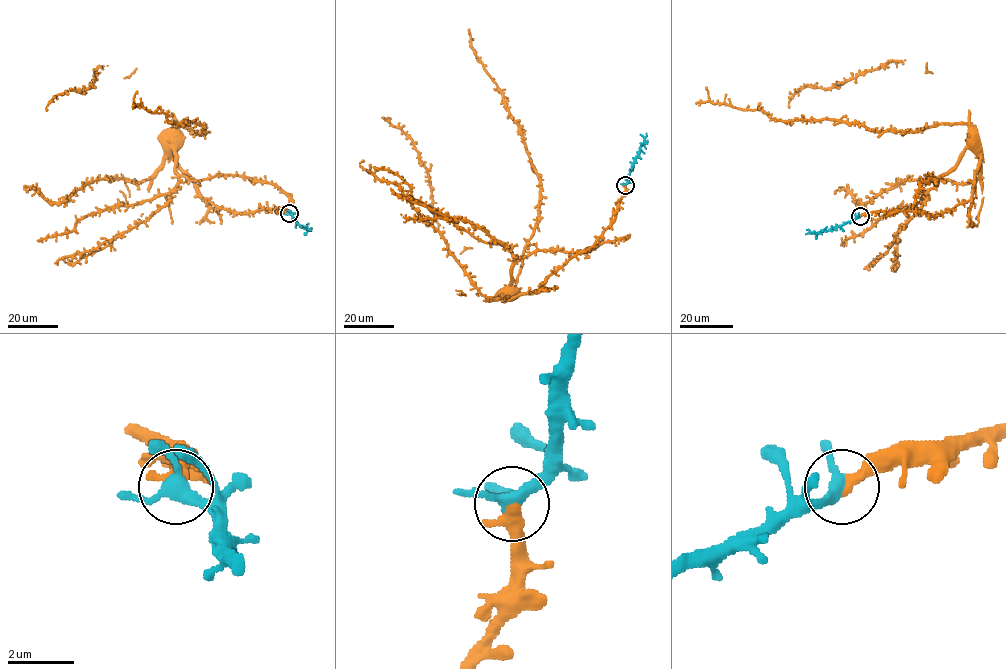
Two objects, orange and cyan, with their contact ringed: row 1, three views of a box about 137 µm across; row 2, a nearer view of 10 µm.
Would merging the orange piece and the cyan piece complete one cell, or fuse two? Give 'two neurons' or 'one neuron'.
one neuron

